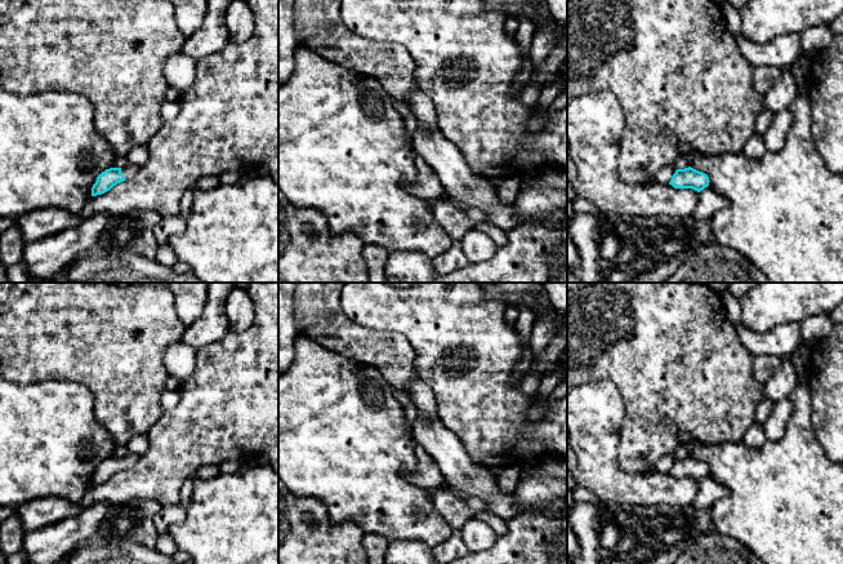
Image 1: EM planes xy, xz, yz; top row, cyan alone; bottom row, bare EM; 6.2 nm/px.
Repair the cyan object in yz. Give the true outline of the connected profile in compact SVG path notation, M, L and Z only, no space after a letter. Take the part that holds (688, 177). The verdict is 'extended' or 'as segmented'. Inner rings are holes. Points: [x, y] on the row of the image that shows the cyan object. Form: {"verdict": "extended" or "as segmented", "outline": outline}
{"verdict": "as segmented", "outline": "M688 166L684 169L677 169L669 185L674 188L692 188L700 192L709 186L709 182L708 174Z"}

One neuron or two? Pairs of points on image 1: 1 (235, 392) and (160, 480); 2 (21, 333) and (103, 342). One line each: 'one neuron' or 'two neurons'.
1: one neuron
2: one neuron

